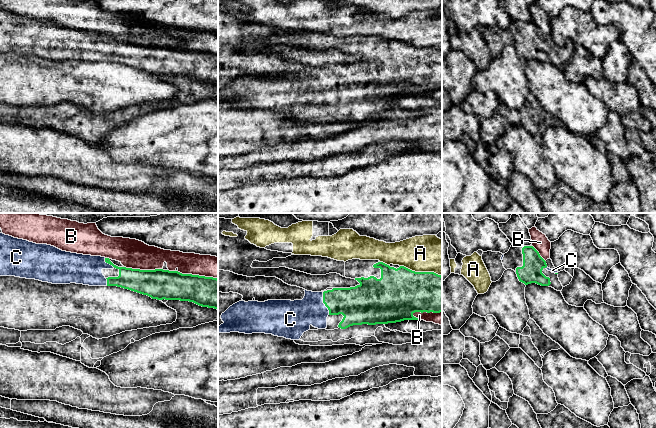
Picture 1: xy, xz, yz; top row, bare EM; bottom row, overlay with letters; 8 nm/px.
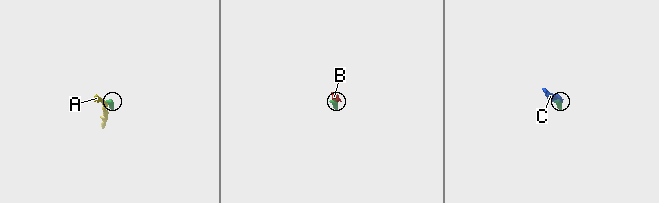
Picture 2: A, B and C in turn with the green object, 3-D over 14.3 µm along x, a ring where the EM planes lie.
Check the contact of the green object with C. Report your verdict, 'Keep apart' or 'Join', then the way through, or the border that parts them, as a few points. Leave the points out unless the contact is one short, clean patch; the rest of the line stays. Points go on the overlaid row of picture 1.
Join. Path across: xz (354, 303), (323, 302), (312, 310), (296, 316)

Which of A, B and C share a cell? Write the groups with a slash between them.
A / B / C

